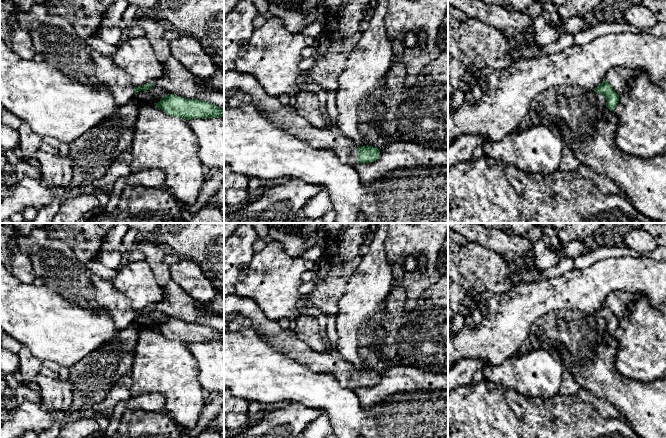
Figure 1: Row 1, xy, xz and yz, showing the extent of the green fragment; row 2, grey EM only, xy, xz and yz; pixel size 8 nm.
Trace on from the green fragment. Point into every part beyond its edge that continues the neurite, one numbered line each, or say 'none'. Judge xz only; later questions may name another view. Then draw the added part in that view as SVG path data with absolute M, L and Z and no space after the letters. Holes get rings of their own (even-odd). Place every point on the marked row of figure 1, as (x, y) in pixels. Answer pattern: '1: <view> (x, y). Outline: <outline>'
1: xz (285, 117). Outline: M230 71L224 76L224 90L238 89L251 96L251 104L277 127L315 148L335 151L343 164L357 164L358 146L337 127L318 128L297 113L294 106L283 105L278 97L270 96L251 75Z

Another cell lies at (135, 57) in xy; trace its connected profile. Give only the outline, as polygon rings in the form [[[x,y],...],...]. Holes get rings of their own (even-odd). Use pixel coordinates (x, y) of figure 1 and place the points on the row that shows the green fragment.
[[[125,38],[121,42],[117,50],[112,55],[114,63],[117,67],[127,74],[134,87],[139,87],[147,83],[152,83],[163,74],[163,63],[161,63],[155,53],[148,38]]]

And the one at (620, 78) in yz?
[[[615,66],[607,71],[605,79],[615,90],[615,92],[620,95],[628,91],[632,80],[638,73],[639,71],[636,69]]]

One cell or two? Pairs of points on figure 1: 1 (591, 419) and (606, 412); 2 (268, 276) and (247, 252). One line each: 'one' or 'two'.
1: two
2: two

